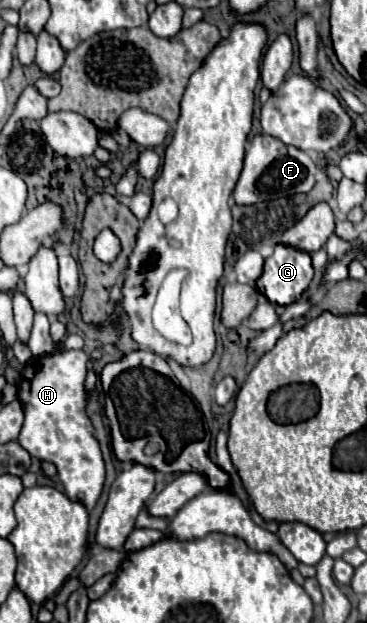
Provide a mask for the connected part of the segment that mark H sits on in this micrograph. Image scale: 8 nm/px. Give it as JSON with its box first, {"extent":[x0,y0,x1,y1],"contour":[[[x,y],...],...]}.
{"extent":[17,351,105,511],"contour":[[[53,351],[51,355],[33,357],[25,365],[17,381],[17,397],[25,411],[25,423],[17,441],[31,457],[53,463],[65,485],[65,493],[91,511],[103,489],[105,465],[91,419],[85,413],[89,399],[85,389],[87,359],[83,351]]]}

